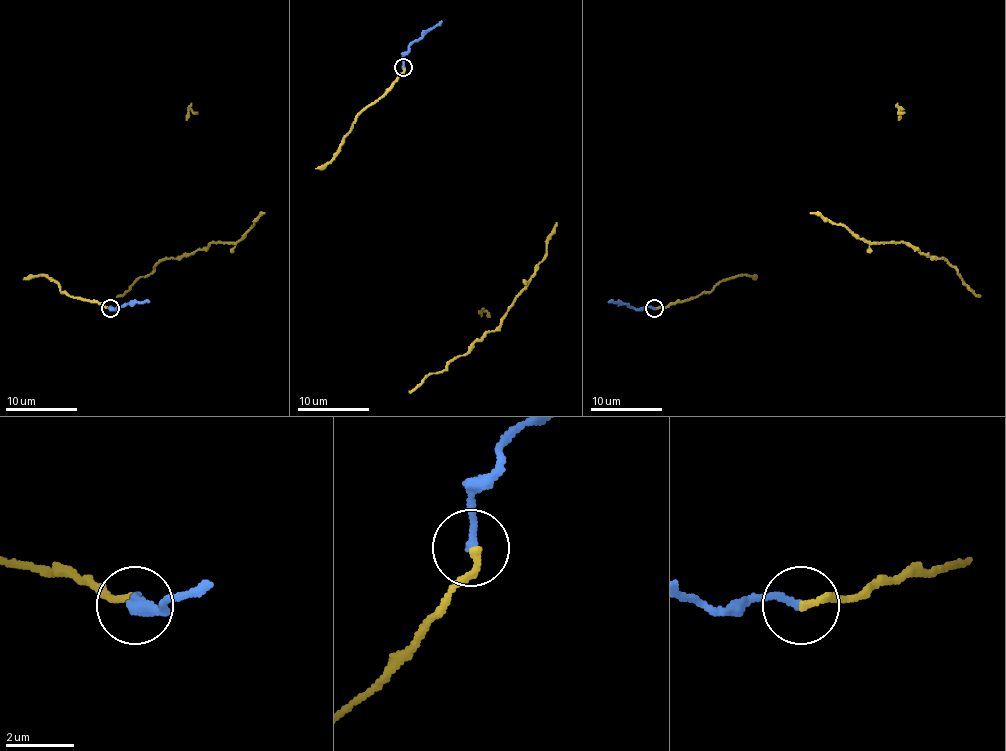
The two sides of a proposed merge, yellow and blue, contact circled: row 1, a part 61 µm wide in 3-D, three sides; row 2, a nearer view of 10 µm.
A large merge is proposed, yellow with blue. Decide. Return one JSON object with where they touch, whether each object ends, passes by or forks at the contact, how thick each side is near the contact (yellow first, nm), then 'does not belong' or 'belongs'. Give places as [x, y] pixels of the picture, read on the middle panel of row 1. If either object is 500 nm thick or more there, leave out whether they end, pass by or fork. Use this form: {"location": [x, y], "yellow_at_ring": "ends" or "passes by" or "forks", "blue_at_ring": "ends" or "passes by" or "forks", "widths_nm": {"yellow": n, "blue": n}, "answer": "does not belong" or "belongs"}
{"location": [403, 67], "yellow_at_ring": "ends", "blue_at_ring": "ends", "widths_nm": {"yellow": 220, "blue": 220}, "answer": "belongs"}

